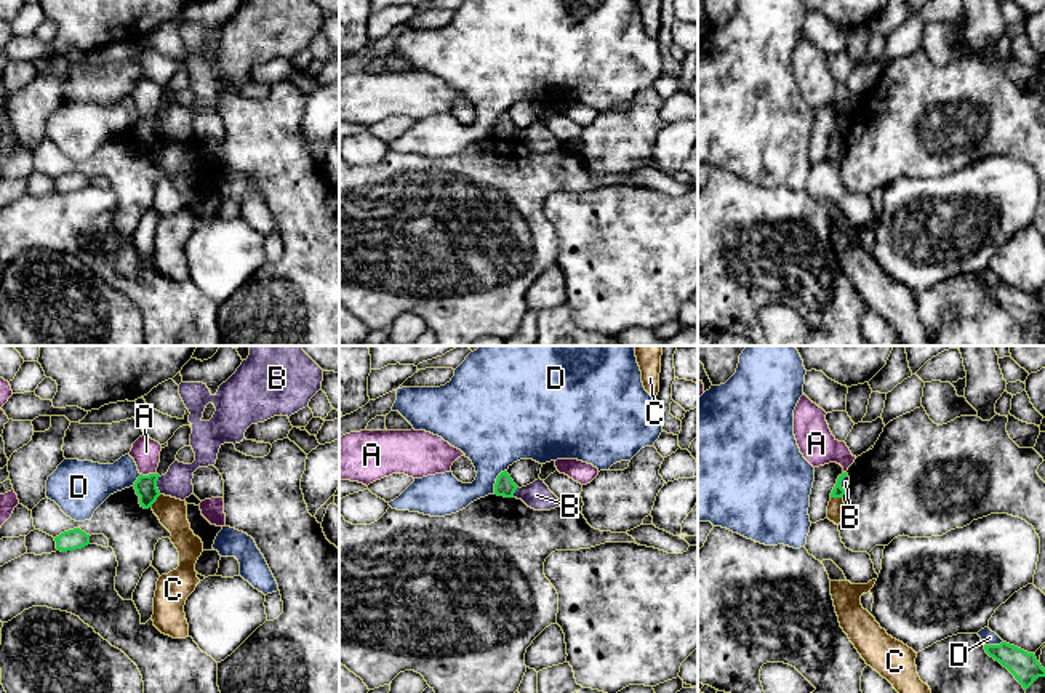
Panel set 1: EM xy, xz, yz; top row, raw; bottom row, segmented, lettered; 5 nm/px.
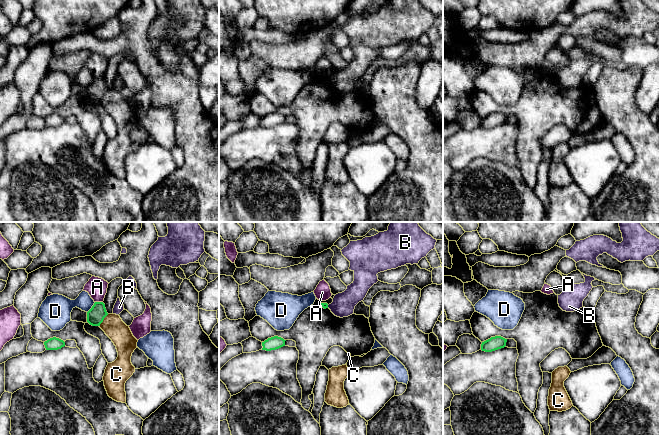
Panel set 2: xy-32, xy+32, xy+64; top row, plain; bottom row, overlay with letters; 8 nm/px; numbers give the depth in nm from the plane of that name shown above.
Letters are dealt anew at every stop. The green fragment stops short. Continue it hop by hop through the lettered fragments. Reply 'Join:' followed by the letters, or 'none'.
Join: none

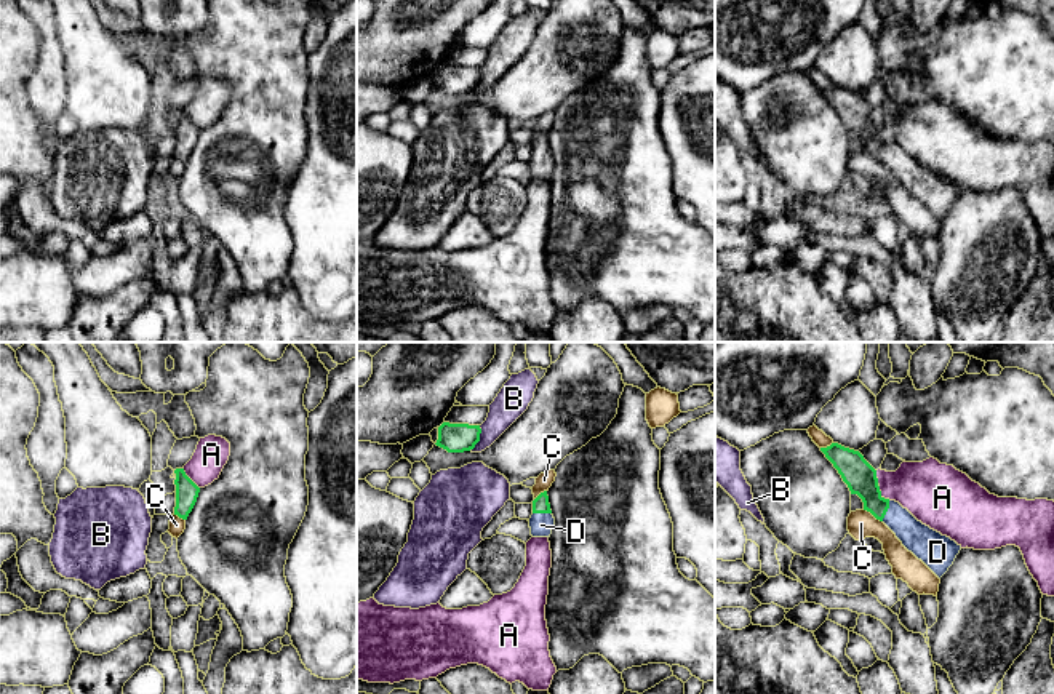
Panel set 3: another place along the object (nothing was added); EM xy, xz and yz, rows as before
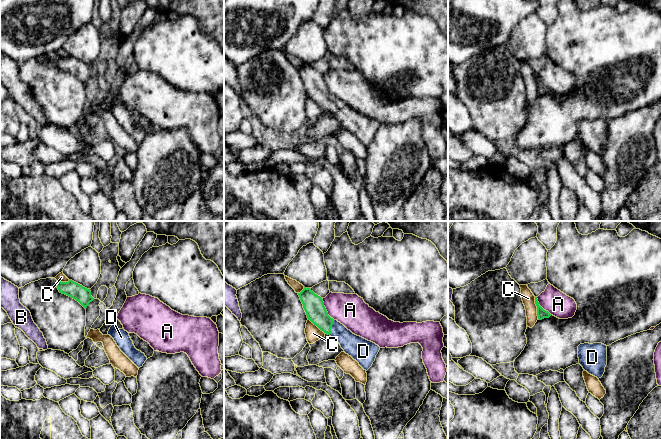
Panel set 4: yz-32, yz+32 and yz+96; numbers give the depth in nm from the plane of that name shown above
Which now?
Join: D

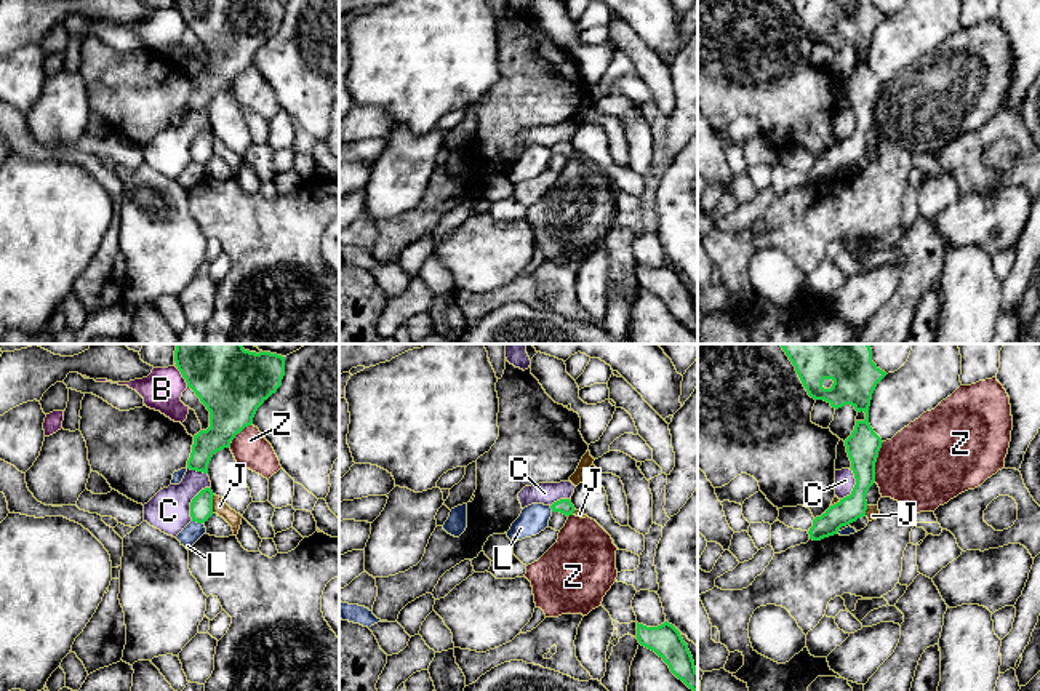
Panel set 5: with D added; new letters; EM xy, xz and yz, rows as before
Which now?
Join: none

